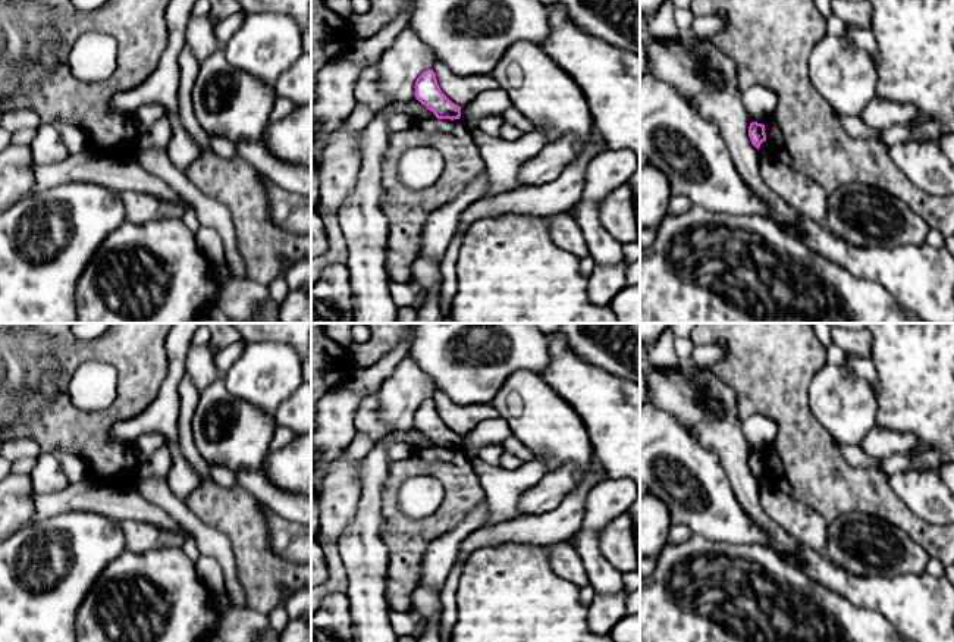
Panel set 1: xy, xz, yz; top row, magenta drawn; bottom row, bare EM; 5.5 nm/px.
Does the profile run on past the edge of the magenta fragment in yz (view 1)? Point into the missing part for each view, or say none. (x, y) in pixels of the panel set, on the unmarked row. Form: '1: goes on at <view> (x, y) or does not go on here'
1: does not go on here

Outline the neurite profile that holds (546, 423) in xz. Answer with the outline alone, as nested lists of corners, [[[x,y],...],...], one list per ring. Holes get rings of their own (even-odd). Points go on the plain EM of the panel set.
[[[512,373],[490,404],[508,422],[512,435],[533,452],[534,460],[545,463],[547,473],[567,464],[584,469],[591,461],[593,447],[581,416],[539,373]]]

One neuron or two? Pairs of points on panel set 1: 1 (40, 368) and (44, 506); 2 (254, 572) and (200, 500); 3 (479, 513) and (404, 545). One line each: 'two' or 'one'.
1: two
2: one
3: two

